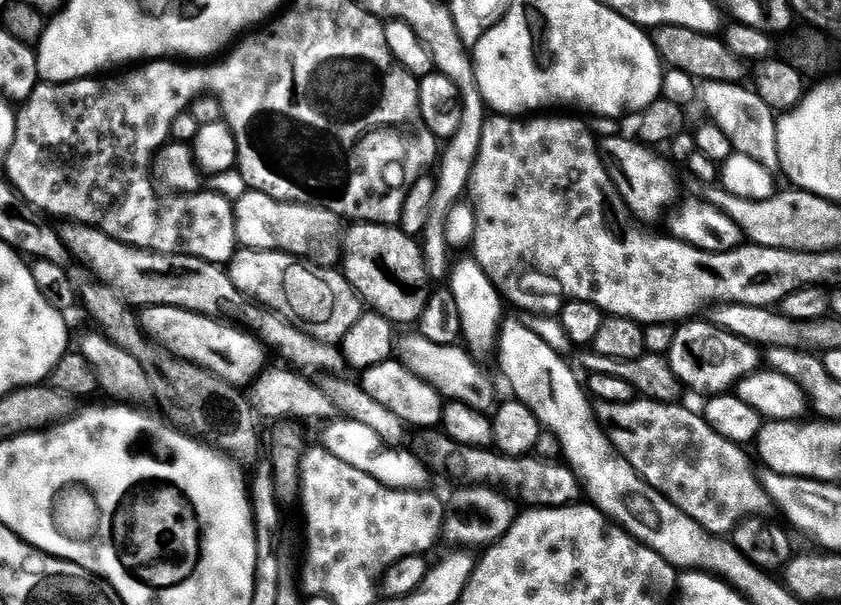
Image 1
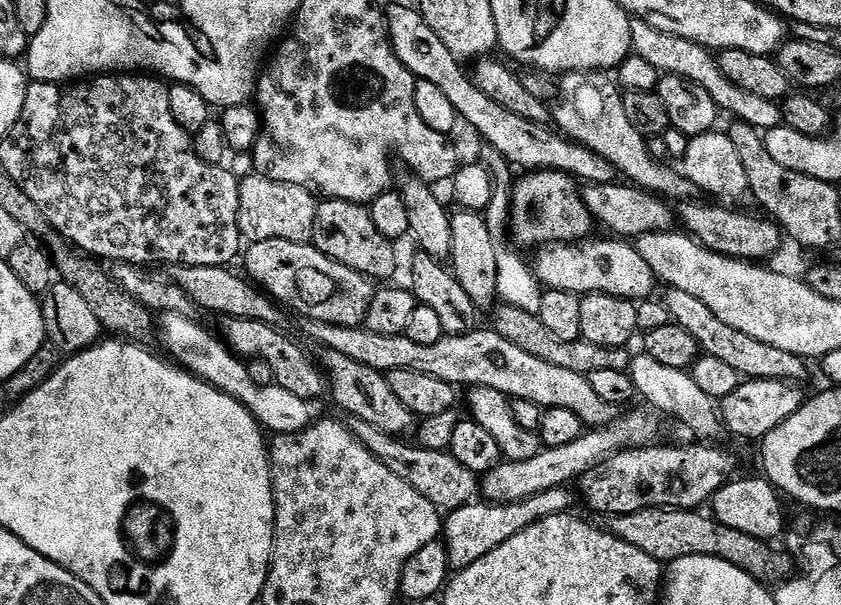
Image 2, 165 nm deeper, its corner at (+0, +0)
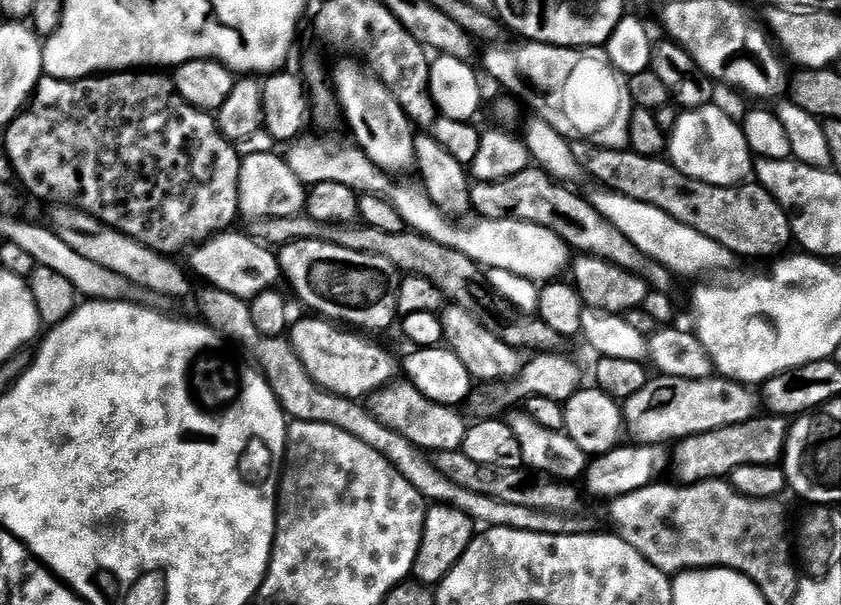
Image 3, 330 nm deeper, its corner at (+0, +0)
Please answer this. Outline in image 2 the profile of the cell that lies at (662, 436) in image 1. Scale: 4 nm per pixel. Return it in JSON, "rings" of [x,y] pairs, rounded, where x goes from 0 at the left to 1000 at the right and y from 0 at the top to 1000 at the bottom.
{"rings":[[[363,527],[360,534],[363,552],[369,560],[377,562],[383,572],[382,577],[402,579],[402,585],[411,585],[411,592],[421,592],[421,598],[440,605],[440,612],[458,618],[468,612],[492,612],[497,618],[511,618],[511,625],[521,625],[539,638],[556,635],[558,643],[592,645],[609,661],[628,660],[643,676],[679,678],[687,684],[694,702],[704,707],[717,707],[735,686],[734,669],[716,664],[716,658],[706,651],[697,621],[683,618],[683,612],[673,612],[654,598],[644,598],[644,592],[635,592],[635,585],[625,585],[625,579],[611,572],[611,565],[602,565],[602,559],[597,559],[597,552],[589,545],[560,545],[547,554],[529,552],[524,562],[516,565],[516,572],[501,572],[498,565],[488,565],[483,554],[445,552],[432,539],[417,542],[369,527]]]}

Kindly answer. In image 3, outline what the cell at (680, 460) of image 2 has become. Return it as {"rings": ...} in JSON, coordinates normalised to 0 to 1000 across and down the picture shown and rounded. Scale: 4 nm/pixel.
{"rings":[[[914,686],[911,694],[895,691],[882,698],[878,704],[863,704],[859,711],[844,711],[839,717],[829,721],[818,721],[803,736],[804,749],[798,749],[797,767],[799,760],[798,792],[805,802],[817,803],[820,800],[835,800],[841,793],[860,793],[869,788],[870,780],[882,772],[889,770],[919,770],[926,769],[932,759],[932,732],[937,727],[938,696],[932,691]]]}

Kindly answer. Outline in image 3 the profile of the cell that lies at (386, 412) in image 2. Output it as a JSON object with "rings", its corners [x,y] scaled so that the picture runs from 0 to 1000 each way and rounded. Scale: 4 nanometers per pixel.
{"rings":[[[467,631],[436,656],[435,676],[444,693],[454,704],[471,714],[478,724],[489,731],[492,739],[505,749],[546,747],[552,739],[552,726],[558,711],[558,699],[546,688],[541,673],[521,668],[501,653],[490,635]]]}

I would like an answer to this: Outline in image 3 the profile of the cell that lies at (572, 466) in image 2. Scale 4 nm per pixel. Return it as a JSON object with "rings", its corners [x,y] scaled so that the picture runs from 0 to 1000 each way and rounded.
{"rings":[[[786,620],[785,628],[772,626],[771,636],[754,658],[741,663],[742,704],[757,736],[790,737],[793,727],[807,731],[818,721],[839,717],[844,711],[859,711],[863,704],[878,704],[895,693],[900,683],[901,655],[893,640],[864,625],[841,628],[812,628],[809,623]]]}

